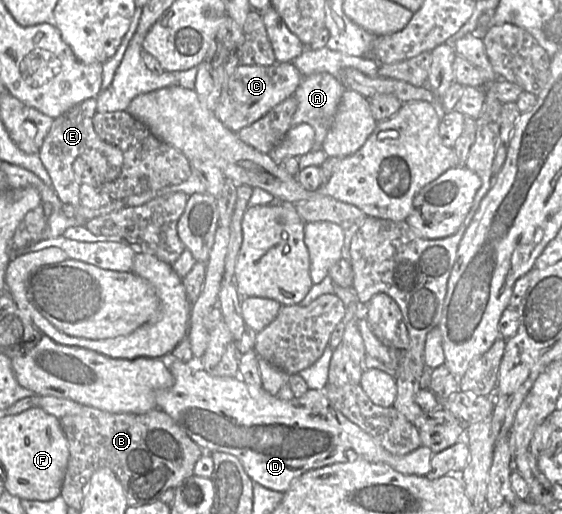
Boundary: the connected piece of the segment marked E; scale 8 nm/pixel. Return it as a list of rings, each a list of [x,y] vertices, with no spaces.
[[[96,98],[85,99],[53,119],[38,156],[47,170],[52,188],[63,204],[80,206],[80,184],[73,172],[73,162],[81,157],[89,166],[92,176],[99,184],[115,180],[120,174],[123,164],[122,151],[99,138],[93,127],[93,117],[97,112]]]

